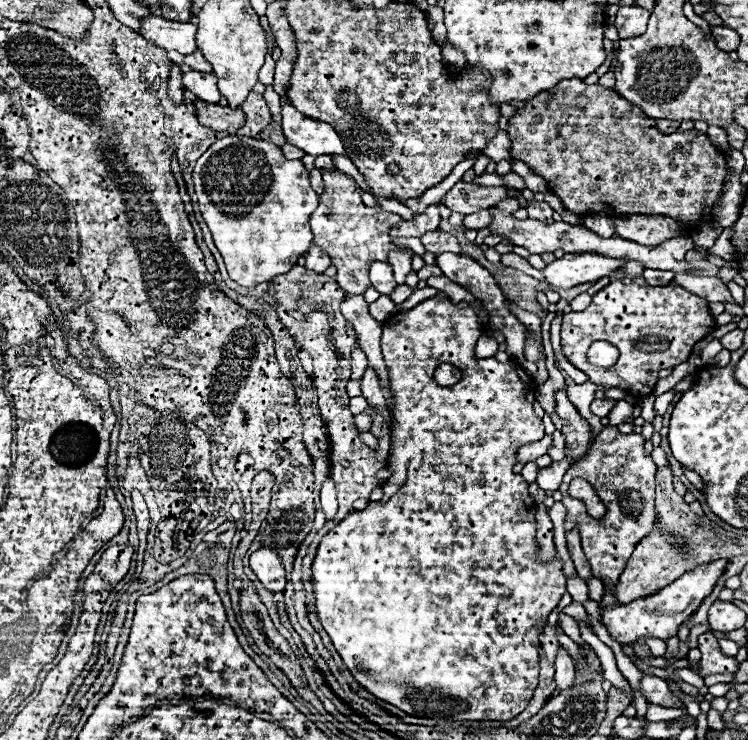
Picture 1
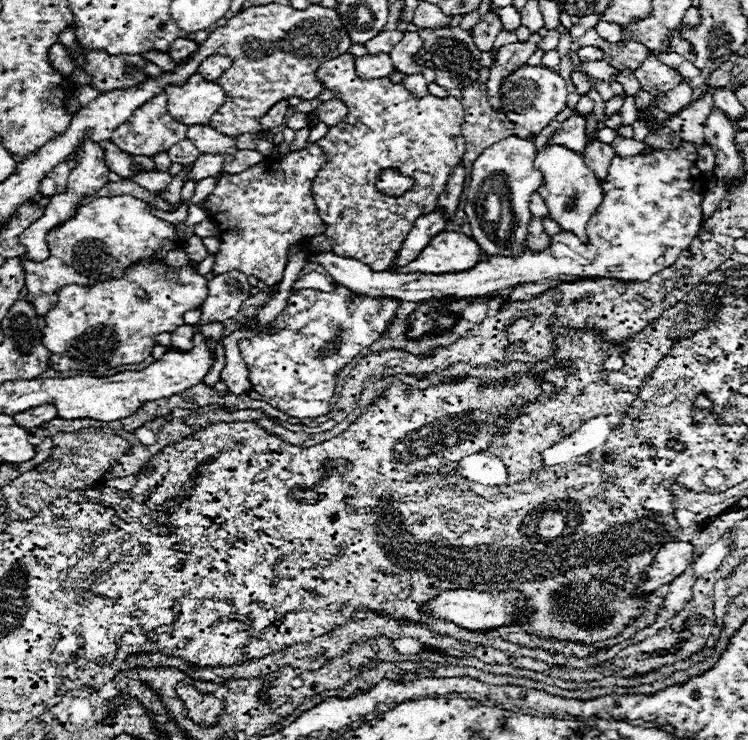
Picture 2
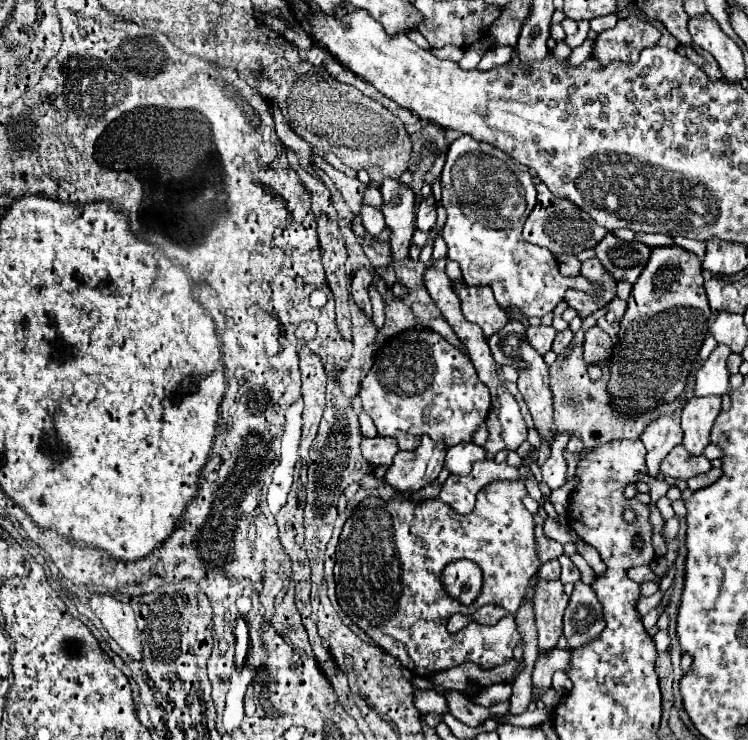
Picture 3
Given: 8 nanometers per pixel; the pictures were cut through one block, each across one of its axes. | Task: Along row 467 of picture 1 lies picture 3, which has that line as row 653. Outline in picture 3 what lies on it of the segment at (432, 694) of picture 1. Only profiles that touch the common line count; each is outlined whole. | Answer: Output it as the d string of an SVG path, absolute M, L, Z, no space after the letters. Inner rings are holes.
M500 480L492 482L478 492L476 508L470 514L456 514L440 500L426 500L416 504L412 500L382 500L382 498L366 498L354 514L346 520L338 550L336 550L336 596L340 608L350 616L354 624L358 624L380 648L400 660L416 676L430 676L432 672L442 672L454 668L458 664L474 662L480 668L496 668L512 660L512 650L520 642L520 632L516 628L516 608L520 608L524 600L526 586L530 578L540 570L542 562L536 552L536 534L534 534L534 518L526 510L522 498L528 496L528 490L522 480ZM468 558L476 562L482 572L486 572L482 594L472 606L462 606L452 600L442 584L440 574L446 564ZM496 604L502 606L508 616L504 616L494 626L480 626L470 622L456 634L446 630L446 620L460 612L464 616L472 616L480 606Z

